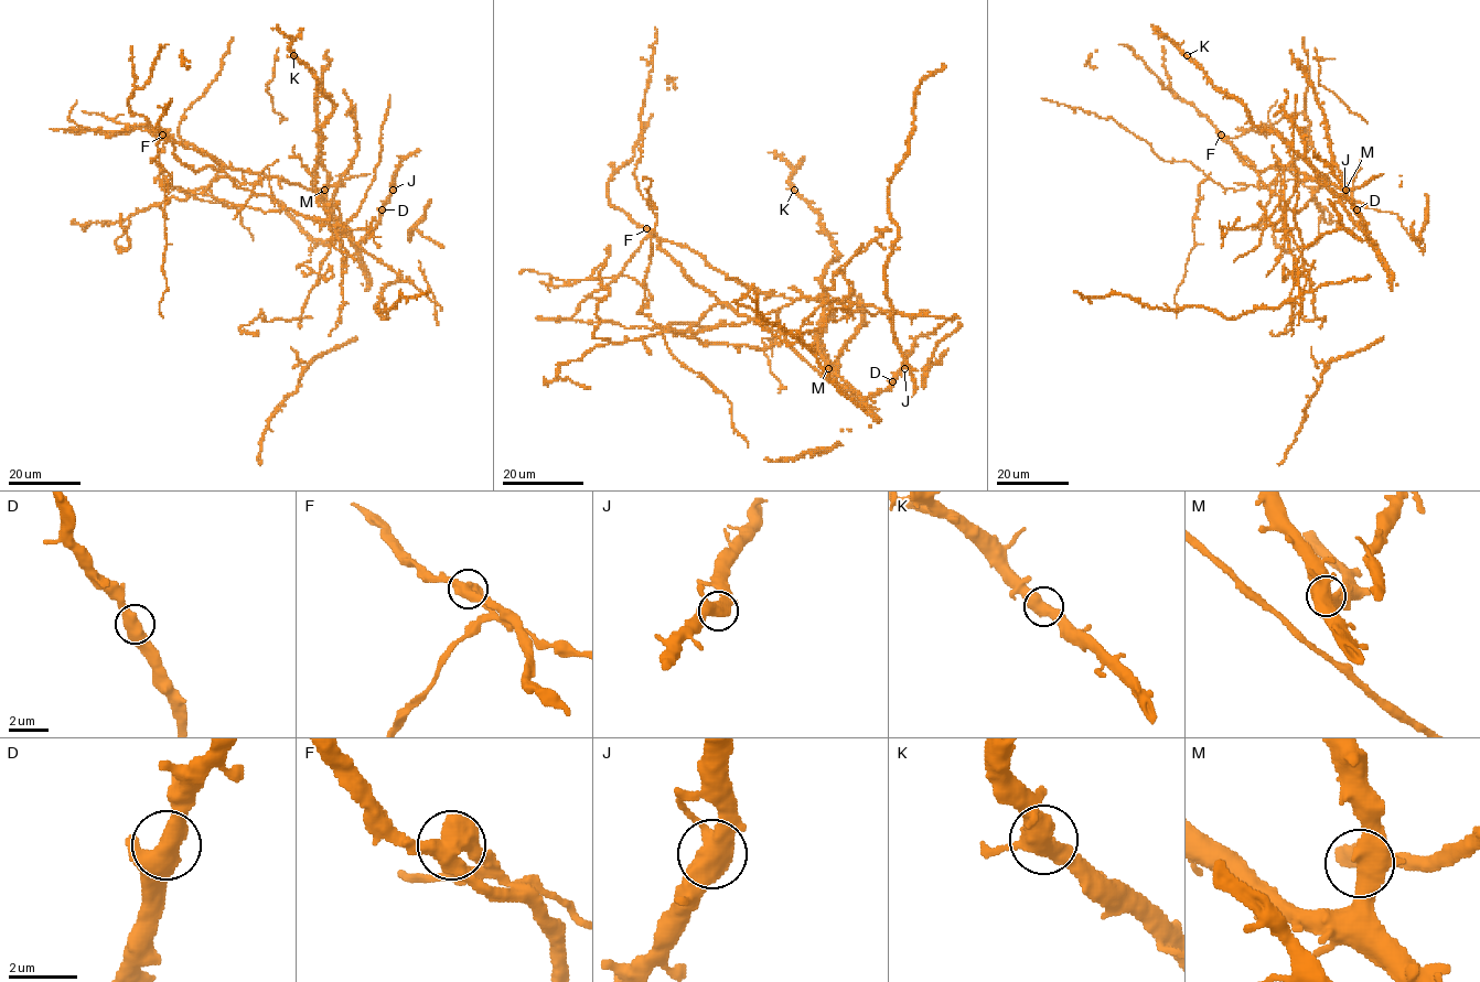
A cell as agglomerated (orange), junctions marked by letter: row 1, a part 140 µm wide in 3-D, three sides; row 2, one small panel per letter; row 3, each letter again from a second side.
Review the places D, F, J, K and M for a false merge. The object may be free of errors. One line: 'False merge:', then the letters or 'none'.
False merge: F

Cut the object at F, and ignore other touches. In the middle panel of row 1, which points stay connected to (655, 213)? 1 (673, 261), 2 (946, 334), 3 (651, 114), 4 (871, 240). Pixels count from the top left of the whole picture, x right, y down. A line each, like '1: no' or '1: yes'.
1: no
2: no
3: no
4: yes

